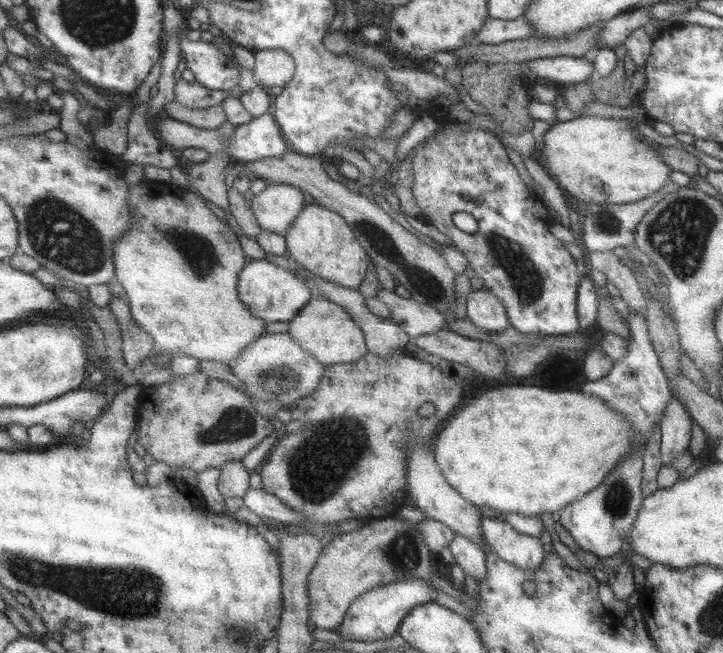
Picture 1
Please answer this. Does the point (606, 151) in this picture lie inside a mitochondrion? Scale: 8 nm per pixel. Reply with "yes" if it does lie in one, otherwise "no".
no

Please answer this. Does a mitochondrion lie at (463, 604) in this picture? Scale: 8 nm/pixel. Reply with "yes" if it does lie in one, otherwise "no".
no

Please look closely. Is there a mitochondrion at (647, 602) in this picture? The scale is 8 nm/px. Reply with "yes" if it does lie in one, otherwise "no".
no

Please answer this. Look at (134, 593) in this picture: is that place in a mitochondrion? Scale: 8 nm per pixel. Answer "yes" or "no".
yes

